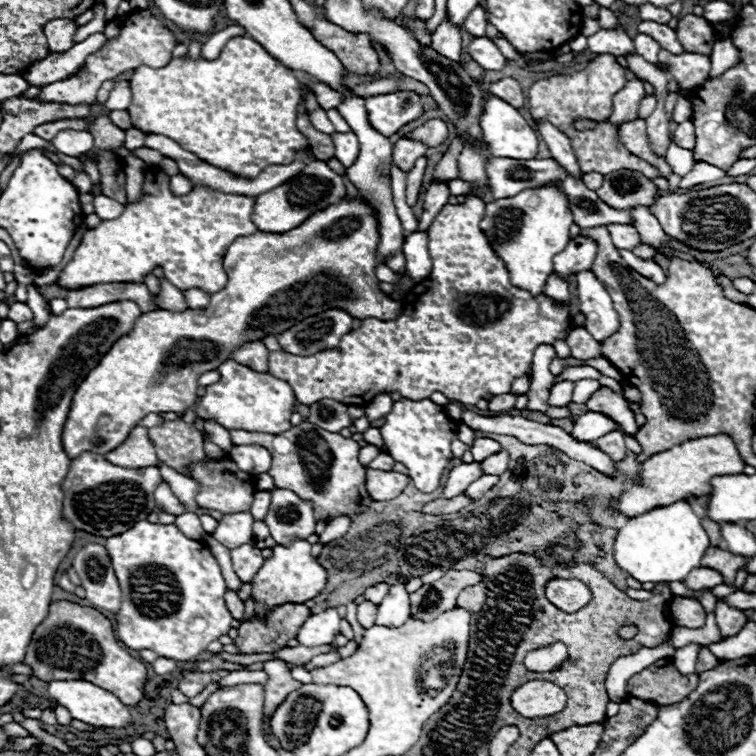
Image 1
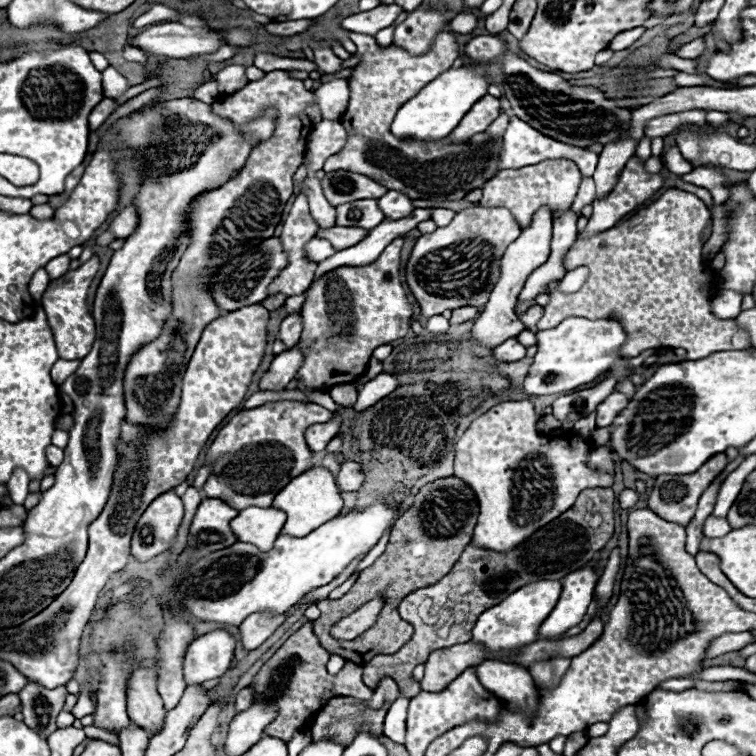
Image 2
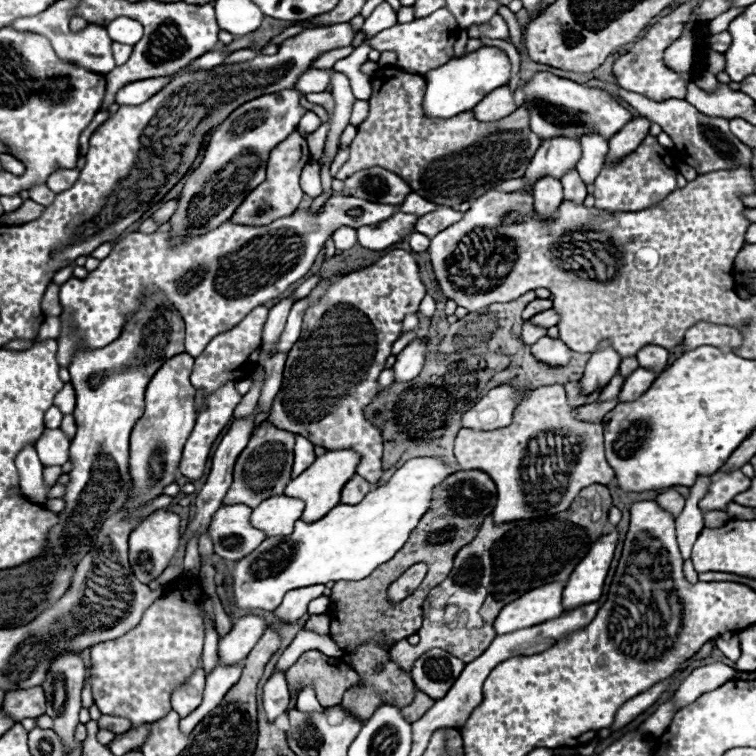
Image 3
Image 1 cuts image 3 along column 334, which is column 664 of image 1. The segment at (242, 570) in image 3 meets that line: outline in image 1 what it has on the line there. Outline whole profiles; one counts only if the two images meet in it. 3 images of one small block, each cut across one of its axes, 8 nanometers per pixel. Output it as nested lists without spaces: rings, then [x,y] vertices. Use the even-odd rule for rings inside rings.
[[[676,502],[664,508],[630,518],[616,536],[614,560],[640,584],[644,582],[682,582],[690,570],[700,568],[700,560],[710,546],[710,538],[702,528],[700,518],[688,502]]]

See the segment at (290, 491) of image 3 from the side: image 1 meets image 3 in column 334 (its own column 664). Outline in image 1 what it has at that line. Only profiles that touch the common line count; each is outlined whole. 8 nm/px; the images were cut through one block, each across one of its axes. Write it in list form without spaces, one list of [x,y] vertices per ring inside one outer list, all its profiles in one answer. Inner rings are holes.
[[[716,434],[706,438],[694,438],[684,444],[672,446],[660,454],[654,454],[650,460],[642,464],[642,472],[638,472],[640,482],[636,482],[630,490],[624,490],[618,500],[618,512],[626,518],[640,516],[650,508],[666,506],[682,500],[684,496],[698,496],[698,492],[710,492],[710,480],[720,474],[740,474],[746,462],[742,460],[734,440],[728,434]]]

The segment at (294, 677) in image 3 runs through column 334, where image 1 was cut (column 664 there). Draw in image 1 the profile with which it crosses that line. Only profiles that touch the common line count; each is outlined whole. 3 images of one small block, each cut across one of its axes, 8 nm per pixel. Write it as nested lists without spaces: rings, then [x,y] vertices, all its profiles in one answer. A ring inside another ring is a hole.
[[[663,658],[642,672],[634,674],[626,684],[628,698],[642,698],[666,706],[684,700],[698,684],[699,675],[682,675],[673,660]]]

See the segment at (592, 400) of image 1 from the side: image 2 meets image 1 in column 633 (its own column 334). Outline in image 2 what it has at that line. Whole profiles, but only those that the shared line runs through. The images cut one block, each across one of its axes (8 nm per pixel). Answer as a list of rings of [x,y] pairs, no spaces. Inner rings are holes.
[[[334,412],[332,420],[328,420],[324,424],[312,424],[306,430],[306,442],[312,448],[312,452],[324,450],[326,444],[328,444],[328,440],[338,434],[340,424],[342,424],[342,412]]]

